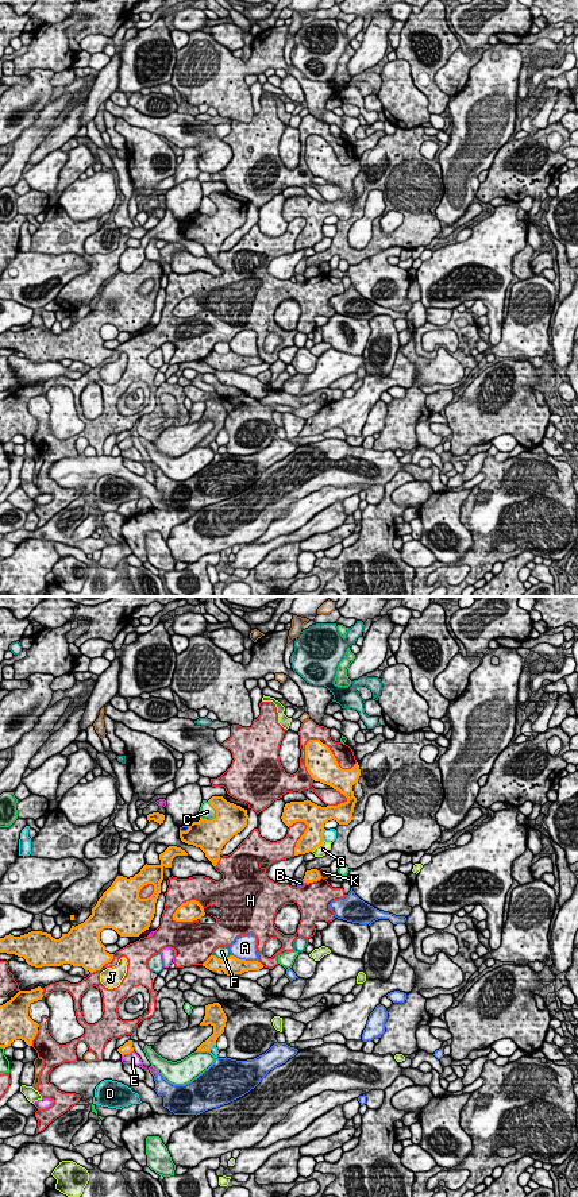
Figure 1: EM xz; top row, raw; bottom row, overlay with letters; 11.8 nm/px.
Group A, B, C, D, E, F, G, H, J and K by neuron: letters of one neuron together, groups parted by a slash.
A / B / C / D / E / F / G / H / J / K

